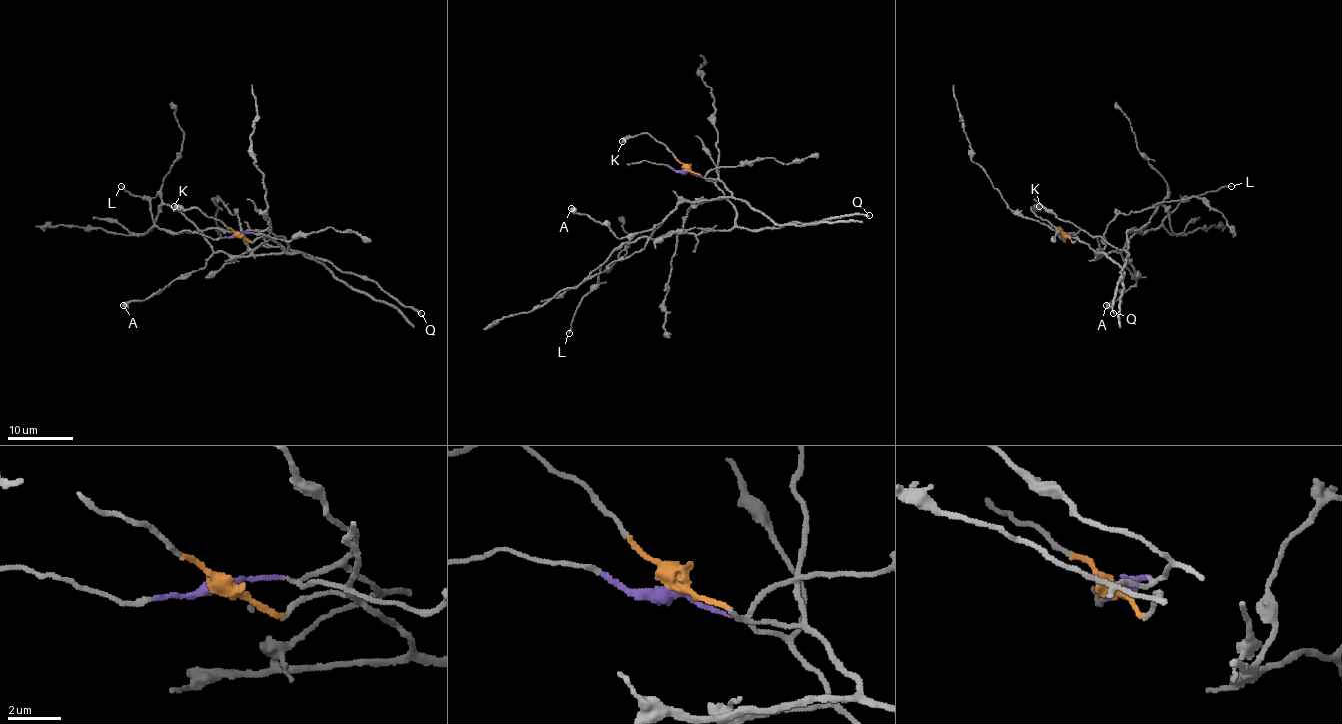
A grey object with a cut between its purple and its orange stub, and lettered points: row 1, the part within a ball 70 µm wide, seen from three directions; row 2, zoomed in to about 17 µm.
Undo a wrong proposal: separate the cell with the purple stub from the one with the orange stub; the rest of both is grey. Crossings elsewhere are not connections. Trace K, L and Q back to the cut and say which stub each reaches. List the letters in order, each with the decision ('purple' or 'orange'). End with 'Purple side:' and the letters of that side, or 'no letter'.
K: orange
L: purple
Q: purple
Purple side: L, Q

